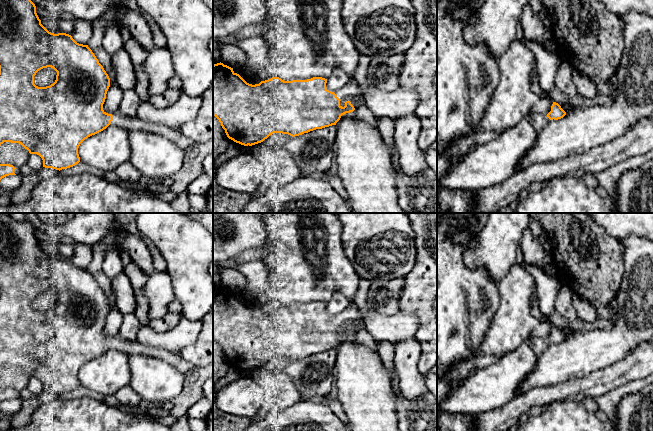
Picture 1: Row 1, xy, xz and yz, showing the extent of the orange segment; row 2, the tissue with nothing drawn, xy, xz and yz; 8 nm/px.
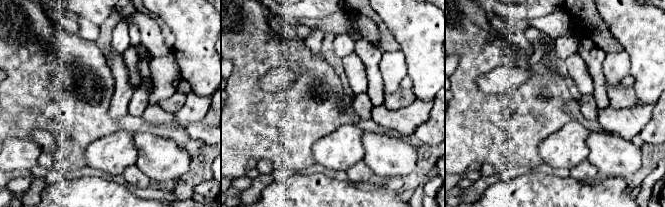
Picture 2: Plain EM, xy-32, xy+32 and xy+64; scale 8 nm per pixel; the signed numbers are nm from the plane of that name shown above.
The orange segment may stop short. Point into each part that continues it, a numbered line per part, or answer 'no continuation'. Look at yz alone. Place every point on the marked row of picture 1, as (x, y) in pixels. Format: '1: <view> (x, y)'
1: yz (539, 121)

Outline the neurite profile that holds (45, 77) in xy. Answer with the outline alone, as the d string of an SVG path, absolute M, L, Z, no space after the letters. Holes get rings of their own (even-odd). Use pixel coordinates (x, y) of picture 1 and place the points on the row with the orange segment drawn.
M43 68L34 76L34 84L38 87L46 87L53 84L56 80L57 72L51 68Z

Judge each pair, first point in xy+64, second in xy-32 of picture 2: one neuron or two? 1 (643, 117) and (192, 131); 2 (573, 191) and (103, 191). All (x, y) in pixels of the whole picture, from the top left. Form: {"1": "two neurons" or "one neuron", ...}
{"1": "two neurons", "2": "one neuron"}

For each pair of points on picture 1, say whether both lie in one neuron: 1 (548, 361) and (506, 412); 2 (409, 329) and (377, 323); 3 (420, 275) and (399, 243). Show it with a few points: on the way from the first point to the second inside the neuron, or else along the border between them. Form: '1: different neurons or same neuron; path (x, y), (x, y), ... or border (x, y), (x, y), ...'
1: different neurons; border (545, 386), (537, 386), (523, 394)
2: same neuron; path (401, 328), (385, 328)
3: different neurons; border (415, 242), (415, 264), (403, 277)

